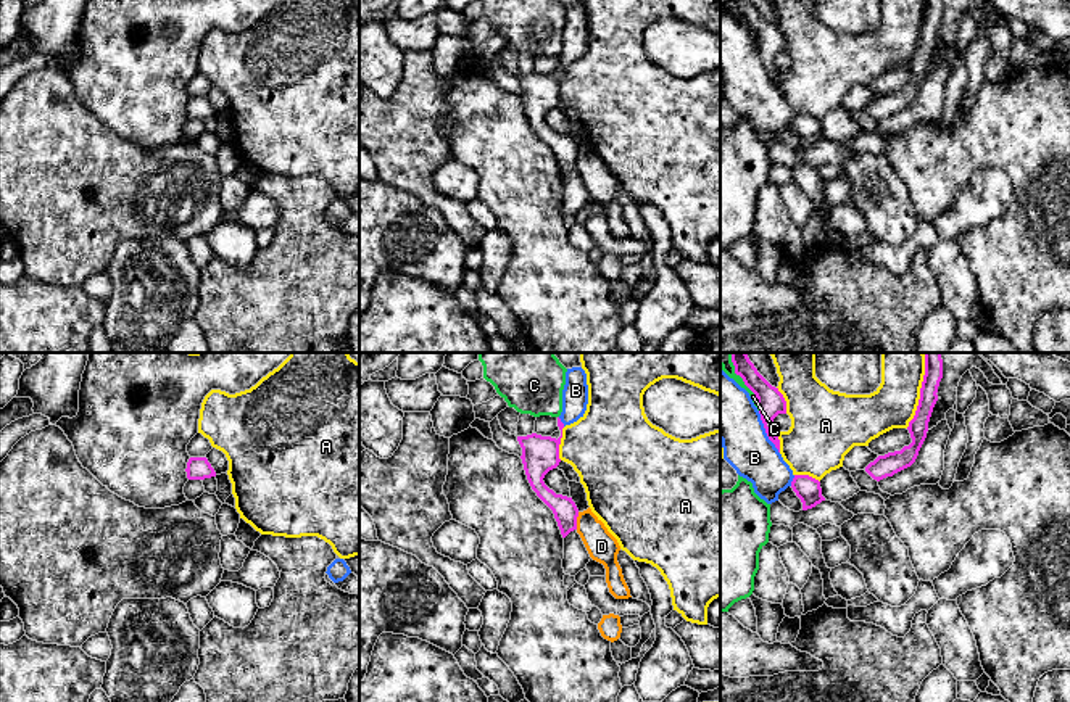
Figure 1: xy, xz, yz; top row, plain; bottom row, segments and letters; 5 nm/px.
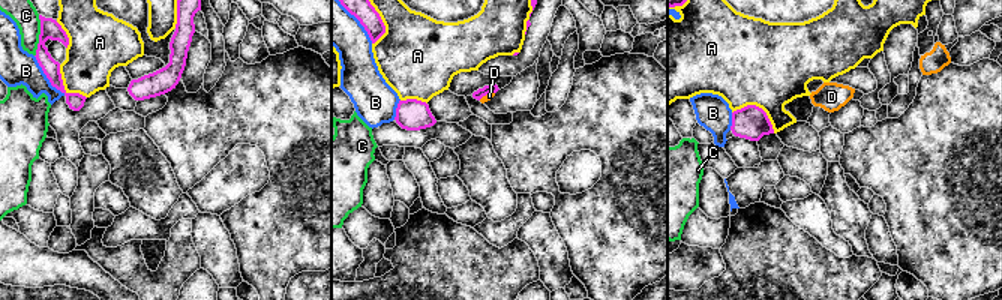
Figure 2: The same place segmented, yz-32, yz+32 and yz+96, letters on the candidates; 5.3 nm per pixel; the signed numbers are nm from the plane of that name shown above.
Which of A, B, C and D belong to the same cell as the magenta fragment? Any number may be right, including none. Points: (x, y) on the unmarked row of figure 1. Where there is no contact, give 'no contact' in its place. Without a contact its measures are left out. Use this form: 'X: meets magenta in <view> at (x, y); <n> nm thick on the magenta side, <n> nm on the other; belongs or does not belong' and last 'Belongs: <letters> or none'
A: meets magenta in yz at (920, 34); 100 nm thick on the magenta side, 220 nm on the other; does not belong
B: meets magenta in yz at (766, 71); 140 nm thick on the magenta side, 300 nm on the other; does not belong
C: meets magenta in yz at (745, 23); 140 nm thick on the magenta side, 60 nm on the other; does not belong
D: meets magenta in xz at (576, 160); 120 nm thick on the magenta side, 150 nm on the other; does not belong
Belongs: none

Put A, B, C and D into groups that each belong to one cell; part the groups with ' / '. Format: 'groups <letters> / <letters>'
groups A / B / C / D

